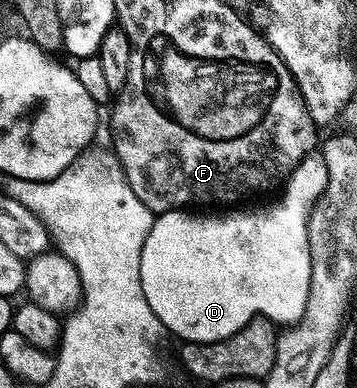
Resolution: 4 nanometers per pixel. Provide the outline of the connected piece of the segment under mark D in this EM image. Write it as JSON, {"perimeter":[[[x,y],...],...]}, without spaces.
{"perimeter":[[[315,152],[309,154],[307,158],[299,164],[299,166],[294,169],[290,177],[286,179],[284,183],[284,189],[281,191],[282,199],[279,202],[274,202],[271,206],[262,206],[259,210],[242,210],[239,214],[226,214],[230,212],[214,212],[218,214],[194,214],[198,212],[191,212],[189,209],[183,208],[181,210],[164,210],[161,211],[155,217],[152,228],[148,232],[148,240],[144,240],[144,248],[140,252],[140,284],[144,288],[144,300],[148,300],[148,308],[152,308],[152,312],[158,317],[159,322],[162,323],[163,327],[167,331],[174,333],[176,337],[183,338],[183,343],[189,344],[191,342],[215,342],[216,340],[224,340],[228,336],[232,336],[236,332],[240,332],[240,328],[247,326],[253,318],[259,316],[270,319],[271,322],[275,324],[281,324],[281,322],[286,322],[282,324],[293,324],[298,322],[300,316],[304,314],[304,304],[308,304],[308,288],[310,287],[310,249],[308,248],[308,220],[310,219],[310,210],[314,206],[315,202],[318,201],[318,197],[322,195],[324,188],[328,182],[328,168],[326,167],[326,162],[322,158],[321,153]]]}

